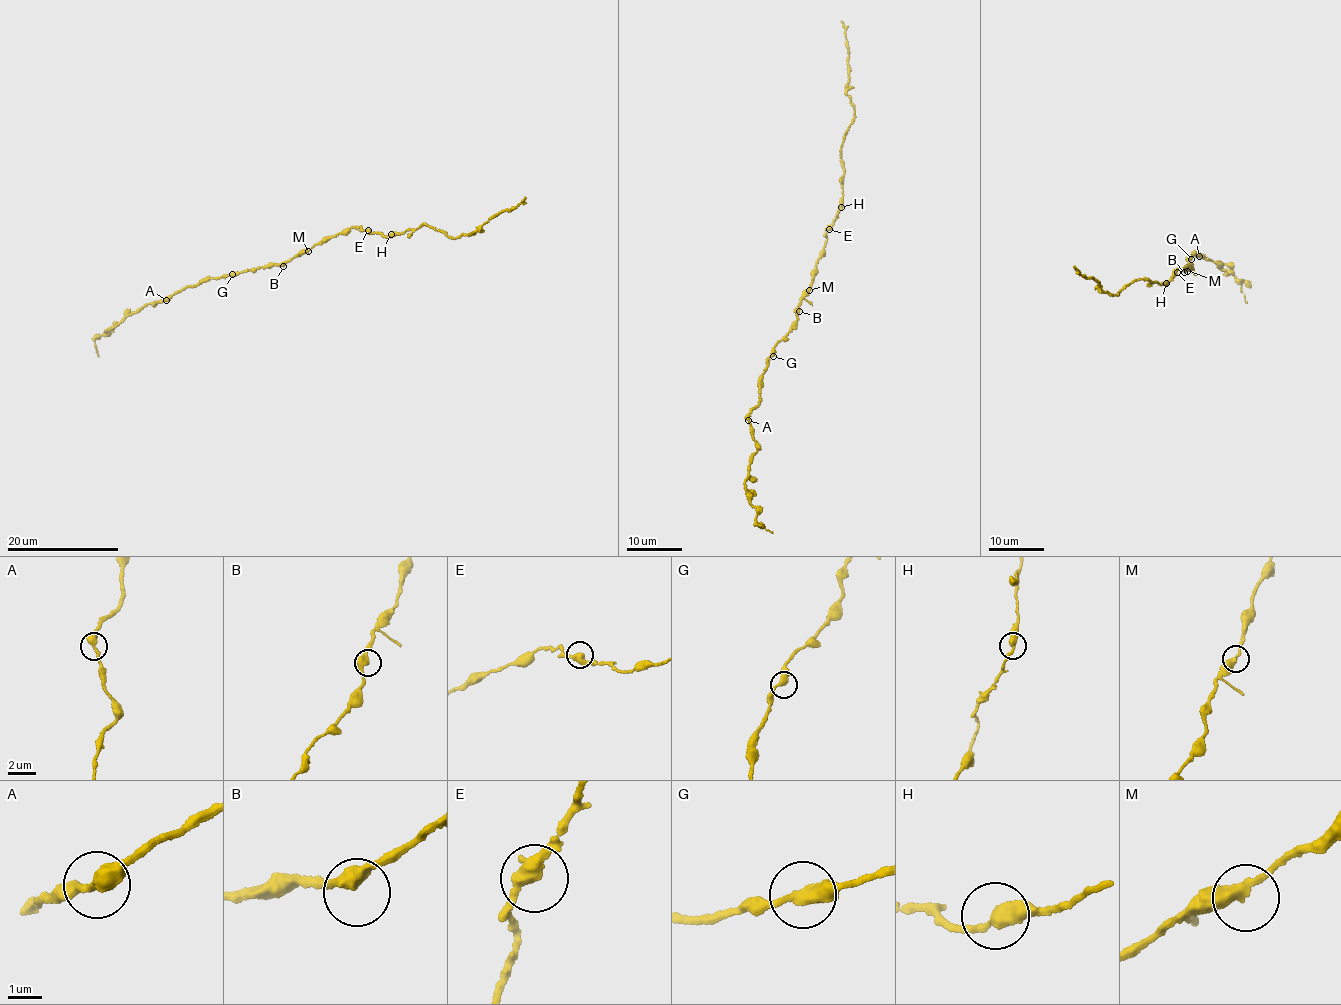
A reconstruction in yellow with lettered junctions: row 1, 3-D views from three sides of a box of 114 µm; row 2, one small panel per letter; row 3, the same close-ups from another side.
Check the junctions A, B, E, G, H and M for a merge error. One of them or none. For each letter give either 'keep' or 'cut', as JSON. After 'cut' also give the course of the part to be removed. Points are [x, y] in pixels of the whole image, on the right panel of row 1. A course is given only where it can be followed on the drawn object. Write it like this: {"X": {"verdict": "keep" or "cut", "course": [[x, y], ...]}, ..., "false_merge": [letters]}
{"A": {"verdict": "keep"}, "B": {"verdict": "keep"}, "E": {"verdict": "keep"}, "G": {"verdict": "keep"}, "H": {"verdict": "keep"}, "M": {"verdict": "keep"}, "false_merge": []}

